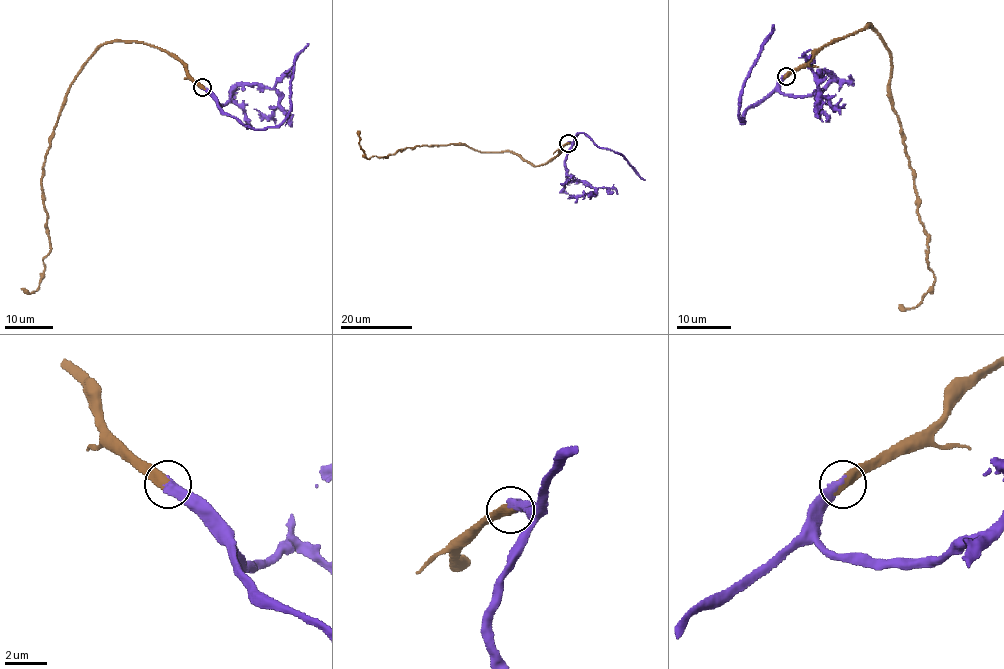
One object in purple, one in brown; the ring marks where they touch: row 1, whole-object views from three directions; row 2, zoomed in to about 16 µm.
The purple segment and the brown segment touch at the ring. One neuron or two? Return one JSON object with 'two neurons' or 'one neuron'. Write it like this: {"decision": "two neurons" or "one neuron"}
{"decision": "one neuron"}

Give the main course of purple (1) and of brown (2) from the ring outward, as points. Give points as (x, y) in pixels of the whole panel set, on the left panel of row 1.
1: (202, 86), (217, 99), (222, 111), (255, 129), (278, 125), (289, 113), (294, 62), (309, 43)
2: (202, 86), (165, 51), (100, 44), (52, 132), (41, 185), (51, 250), (36, 291), (21, 288)

